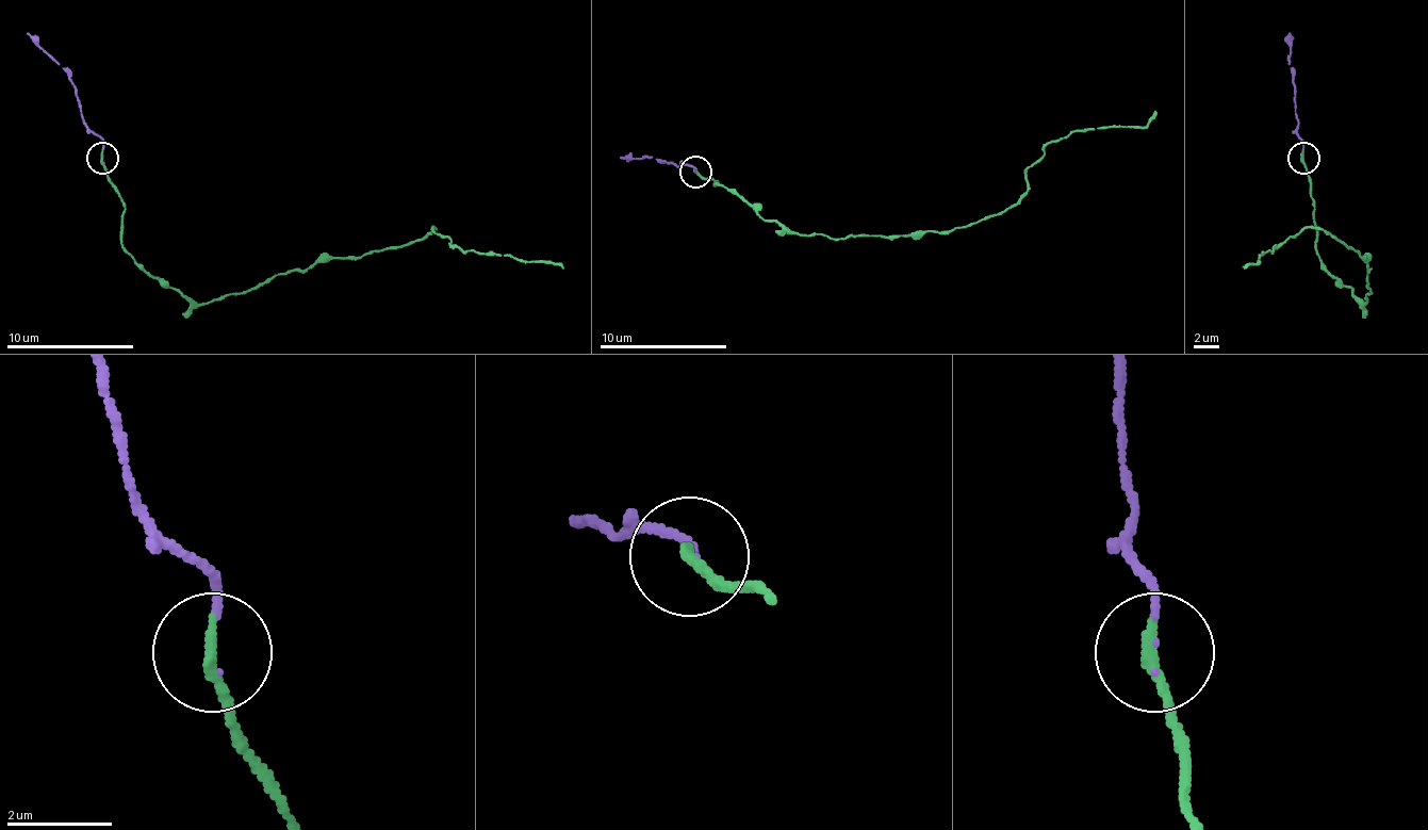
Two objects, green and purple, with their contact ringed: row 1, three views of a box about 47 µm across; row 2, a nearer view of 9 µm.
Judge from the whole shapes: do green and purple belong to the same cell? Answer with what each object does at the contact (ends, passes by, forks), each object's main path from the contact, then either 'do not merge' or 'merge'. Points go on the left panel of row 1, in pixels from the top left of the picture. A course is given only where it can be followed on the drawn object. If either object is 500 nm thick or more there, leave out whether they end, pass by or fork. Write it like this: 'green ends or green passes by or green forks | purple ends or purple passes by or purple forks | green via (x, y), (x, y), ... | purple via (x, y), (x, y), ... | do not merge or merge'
green ends | purple ends | green via (101, 159), (124, 204), (120, 245), (165, 287), (203, 303), (435, 229), (460, 251), (562, 267) | purple via (101, 156), (101, 140), (82, 117), (76, 85), (28, 33) | merge

